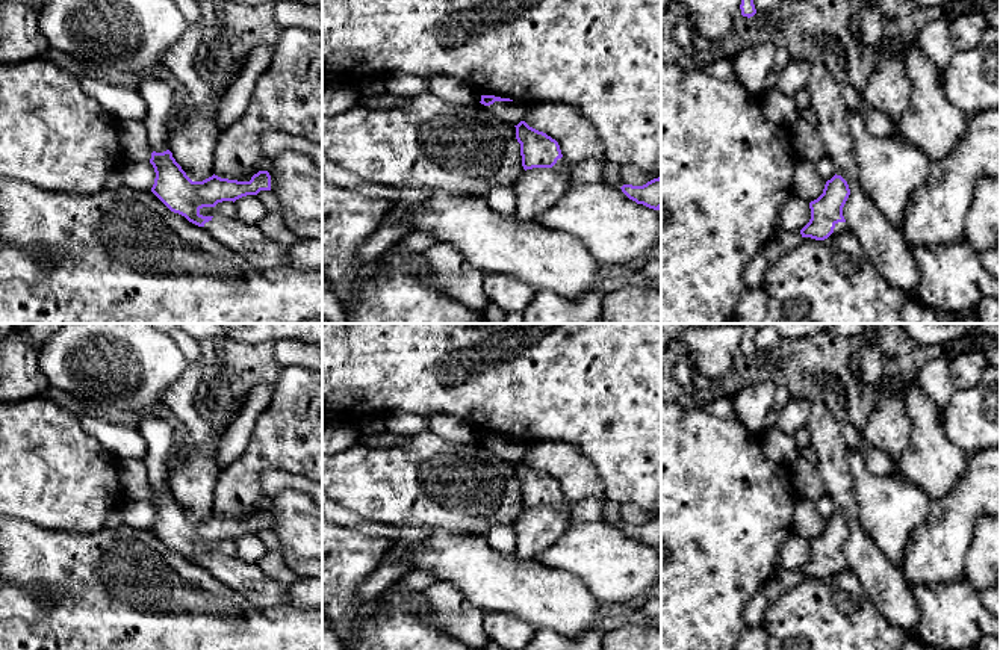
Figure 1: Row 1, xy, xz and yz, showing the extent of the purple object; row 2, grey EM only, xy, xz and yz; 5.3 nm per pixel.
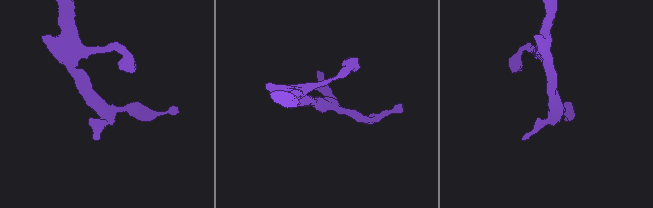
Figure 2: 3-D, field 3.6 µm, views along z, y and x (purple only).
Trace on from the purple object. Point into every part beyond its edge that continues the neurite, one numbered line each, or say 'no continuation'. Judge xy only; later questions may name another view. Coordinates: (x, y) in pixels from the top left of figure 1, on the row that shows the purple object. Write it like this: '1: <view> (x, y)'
1: xy (245, 239)

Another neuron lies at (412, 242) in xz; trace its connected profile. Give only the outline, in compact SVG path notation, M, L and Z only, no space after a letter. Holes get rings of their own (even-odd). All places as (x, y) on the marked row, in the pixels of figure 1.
M407 233L396 243L396 251L424 254L436 243L437 243L436 237L431 236L430 233Z

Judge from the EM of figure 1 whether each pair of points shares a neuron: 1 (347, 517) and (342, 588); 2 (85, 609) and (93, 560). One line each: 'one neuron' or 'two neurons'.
1: two neurons
2: one neuron

